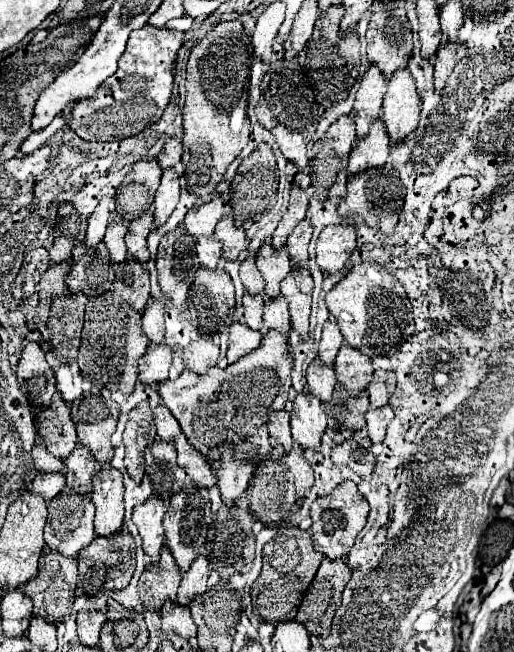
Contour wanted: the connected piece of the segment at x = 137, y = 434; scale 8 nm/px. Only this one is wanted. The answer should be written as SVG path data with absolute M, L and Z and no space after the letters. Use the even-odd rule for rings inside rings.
M148 404L136 406L130 416L124 430L124 446L126 446L126 470L130 478L140 484L144 476L144 454L156 440L156 426L152 420L152 410Z

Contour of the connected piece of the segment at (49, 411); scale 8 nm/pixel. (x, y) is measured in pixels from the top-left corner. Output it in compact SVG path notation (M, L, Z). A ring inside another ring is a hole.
M58 392L50 406L38 410L36 414L36 430L46 444L48 452L60 460L66 460L70 452L76 448L76 430L74 422L70 420L70 408L62 402Z

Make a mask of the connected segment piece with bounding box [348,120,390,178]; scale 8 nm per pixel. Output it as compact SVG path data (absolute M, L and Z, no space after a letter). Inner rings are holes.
M376 120L366 140L360 140L350 152L348 178L354 178L356 174L362 174L372 168L382 168L388 158L388 148L390 142L386 140L386 126L382 124L382 120Z

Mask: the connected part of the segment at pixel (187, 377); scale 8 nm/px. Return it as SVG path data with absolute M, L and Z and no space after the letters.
M268 332L262 338L262 346L258 350L230 364L226 370L218 366L208 368L206 374L194 374L190 370L184 370L178 378L158 384L158 392L164 400L164 406L174 414L188 442L206 458L212 472L216 474L220 496L226 496L224 504L238 502L238 494L244 494L248 490L254 472L258 472L258 468L270 456L272 446L268 440L268 410L284 408L290 390L290 368L292 368L292 354L286 356L286 338L278 332Z

